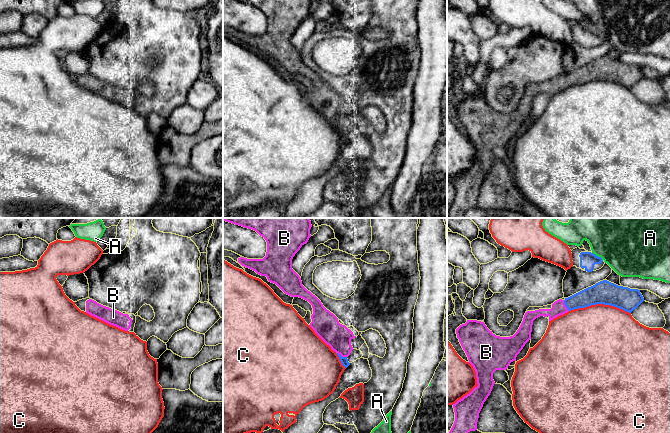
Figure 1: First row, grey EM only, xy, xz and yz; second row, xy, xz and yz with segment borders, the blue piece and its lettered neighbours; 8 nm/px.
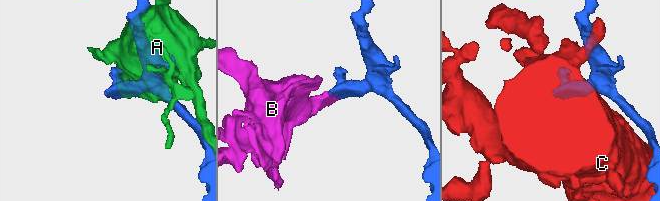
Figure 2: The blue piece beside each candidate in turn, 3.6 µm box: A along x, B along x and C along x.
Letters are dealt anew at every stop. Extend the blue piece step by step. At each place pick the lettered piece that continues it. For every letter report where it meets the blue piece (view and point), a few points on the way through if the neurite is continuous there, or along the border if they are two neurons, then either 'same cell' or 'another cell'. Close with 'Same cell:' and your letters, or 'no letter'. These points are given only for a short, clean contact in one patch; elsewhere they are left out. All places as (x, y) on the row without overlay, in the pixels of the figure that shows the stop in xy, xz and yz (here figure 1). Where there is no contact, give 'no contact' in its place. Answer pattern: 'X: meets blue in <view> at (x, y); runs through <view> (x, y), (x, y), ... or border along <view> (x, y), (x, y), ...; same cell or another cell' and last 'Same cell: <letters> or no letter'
A: meets blue in yz at (597, 32); another cell
B: meets blue in xz at (340, 131); runs through xz (344, 136), (340, 131), (340, 117), (327, 103); same cell
C: meets blue in yz at (600, 79); another cell
Same cell: B

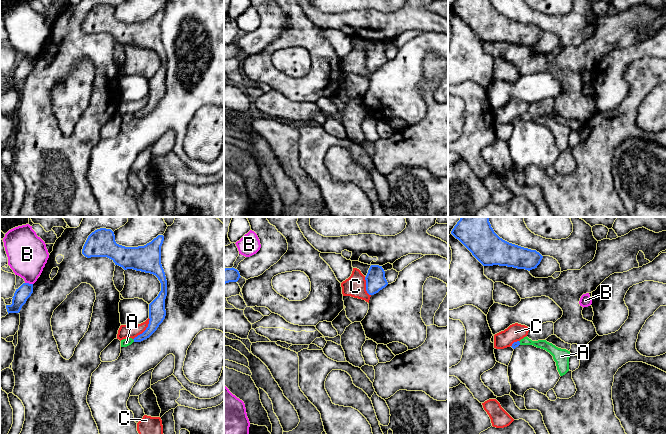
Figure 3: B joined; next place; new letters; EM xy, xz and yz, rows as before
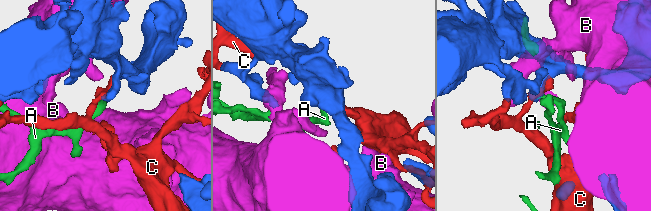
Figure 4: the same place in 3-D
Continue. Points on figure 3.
A: meets blue in xy at (133, 115); border along xy (132, 115), (134, 117); another cell
B: meets blue in xy at (28, 59); another cell
C: meets blue in xy at (145, 106); another cell
Same cell: no letter

